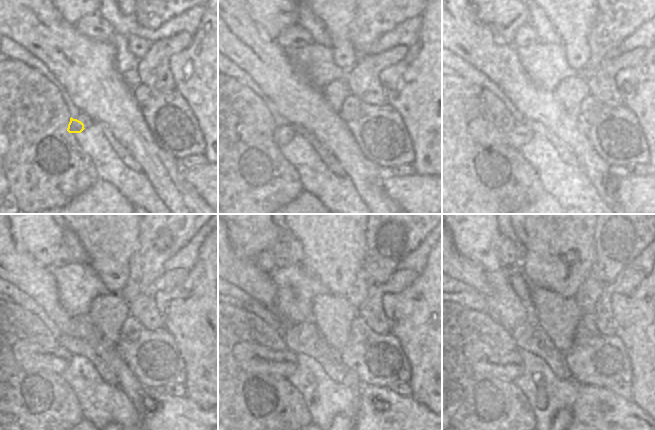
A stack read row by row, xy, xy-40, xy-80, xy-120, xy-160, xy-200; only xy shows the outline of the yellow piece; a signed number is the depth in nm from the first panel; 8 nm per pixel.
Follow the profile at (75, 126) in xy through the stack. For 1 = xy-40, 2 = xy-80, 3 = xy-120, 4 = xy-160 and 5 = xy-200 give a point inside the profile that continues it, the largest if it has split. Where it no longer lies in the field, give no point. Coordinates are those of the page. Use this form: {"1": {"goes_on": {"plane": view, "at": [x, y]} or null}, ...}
{"1": {"goes_on": {"plane": "xy-40", "at": [299, 125]}}, "2": {"goes_on": {"plane": "xy-80", "at": [481, 131]}}, "3": {"goes_on": {"plane": "xy-120", "at": [31, 356]}}, "4": {"goes_on": {"plane": "xy-160", "at": [254, 358]}}, "5": {"goes_on": {"plane": "xy-200", "at": [480, 357]}}}

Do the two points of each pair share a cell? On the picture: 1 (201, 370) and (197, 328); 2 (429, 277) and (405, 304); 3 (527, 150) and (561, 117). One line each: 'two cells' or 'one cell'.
1: one cell
2: one cell
3: two cells

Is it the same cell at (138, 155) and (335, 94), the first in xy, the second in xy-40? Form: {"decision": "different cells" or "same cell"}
{"decision": "same cell"}

